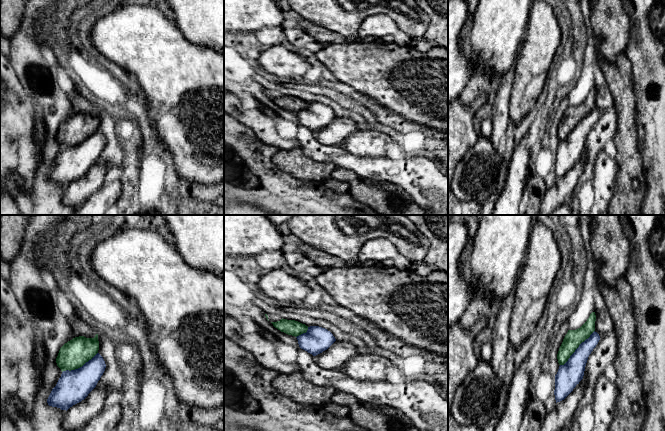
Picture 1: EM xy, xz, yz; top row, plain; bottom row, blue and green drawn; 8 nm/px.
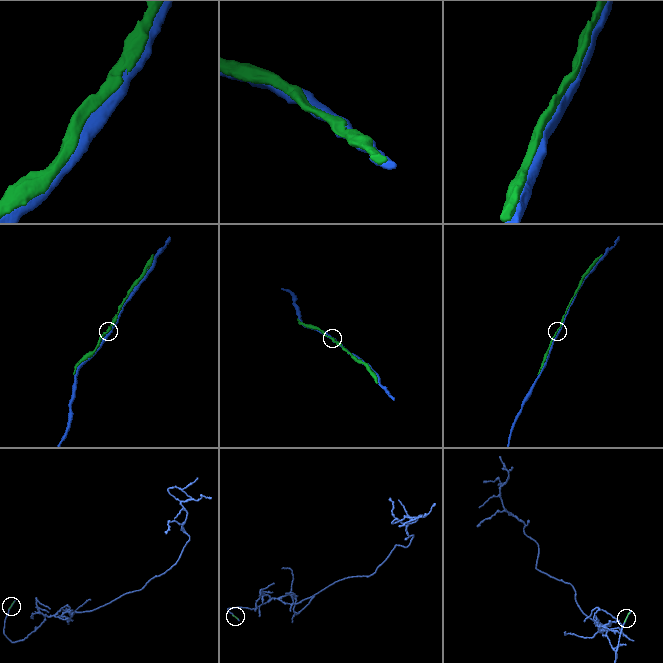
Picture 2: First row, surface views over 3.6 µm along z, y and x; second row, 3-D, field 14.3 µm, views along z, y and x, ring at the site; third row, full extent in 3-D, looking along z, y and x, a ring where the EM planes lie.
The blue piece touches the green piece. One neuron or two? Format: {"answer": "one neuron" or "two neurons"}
{"answer": "two neurons"}

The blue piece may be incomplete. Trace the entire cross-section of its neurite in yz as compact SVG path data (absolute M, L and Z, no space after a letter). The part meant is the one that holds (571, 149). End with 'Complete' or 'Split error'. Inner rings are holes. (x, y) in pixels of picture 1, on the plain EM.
M593 108L582 118L564 141L560 141L555 151L556 179L564 176L583 155L589 131L600 116L597 108Z. Complete

